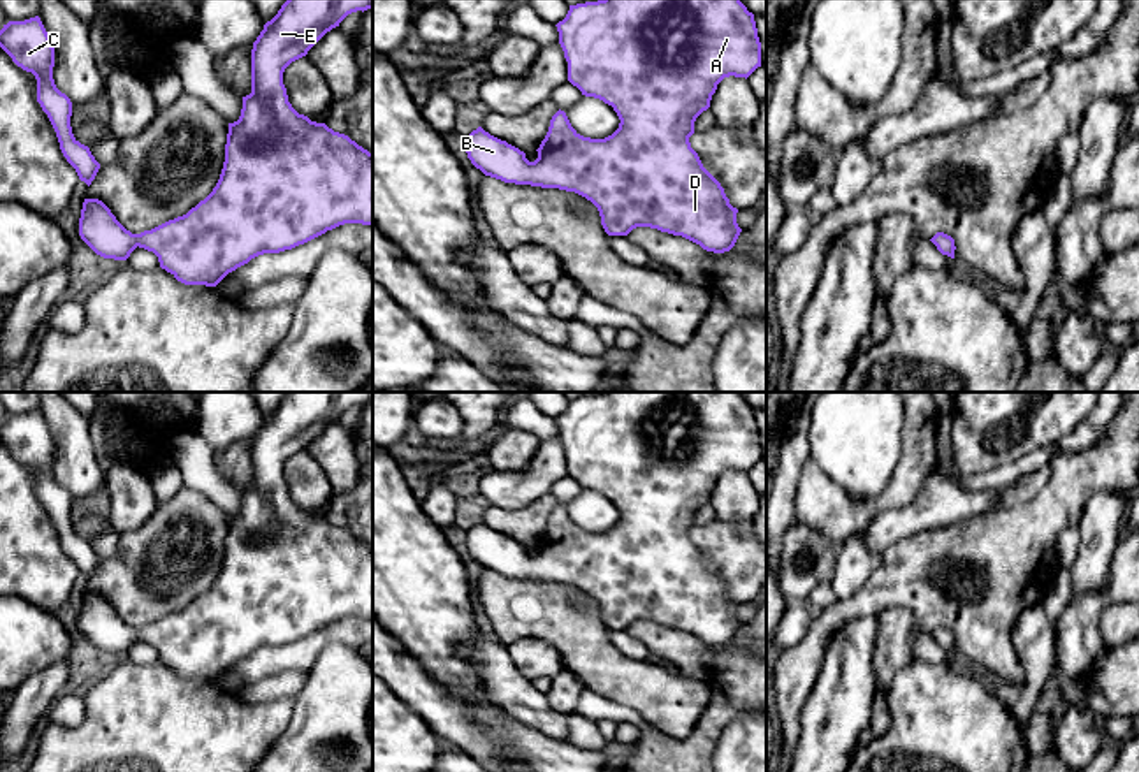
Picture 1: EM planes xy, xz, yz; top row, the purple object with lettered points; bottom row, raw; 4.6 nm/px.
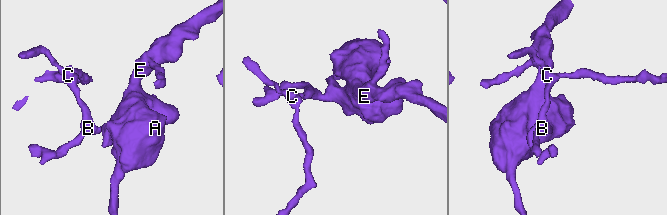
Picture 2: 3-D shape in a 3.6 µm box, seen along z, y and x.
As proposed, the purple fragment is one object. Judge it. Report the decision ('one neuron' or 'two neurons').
one neuron

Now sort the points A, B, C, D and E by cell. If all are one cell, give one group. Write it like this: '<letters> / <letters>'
A B C D E

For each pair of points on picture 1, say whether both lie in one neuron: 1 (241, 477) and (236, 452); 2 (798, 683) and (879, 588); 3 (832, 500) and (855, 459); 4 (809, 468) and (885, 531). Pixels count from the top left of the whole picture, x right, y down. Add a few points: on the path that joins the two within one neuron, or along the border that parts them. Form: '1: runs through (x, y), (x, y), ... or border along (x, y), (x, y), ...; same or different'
1: runs through (238, 472), (236, 458); same
2: runs through (805, 656), (818, 635), (842, 611), (853, 607); same
3: border along (812, 456), (853, 496), (869, 500), (881, 493); different
4: border along (907, 503), (877, 512), (853, 535); different

